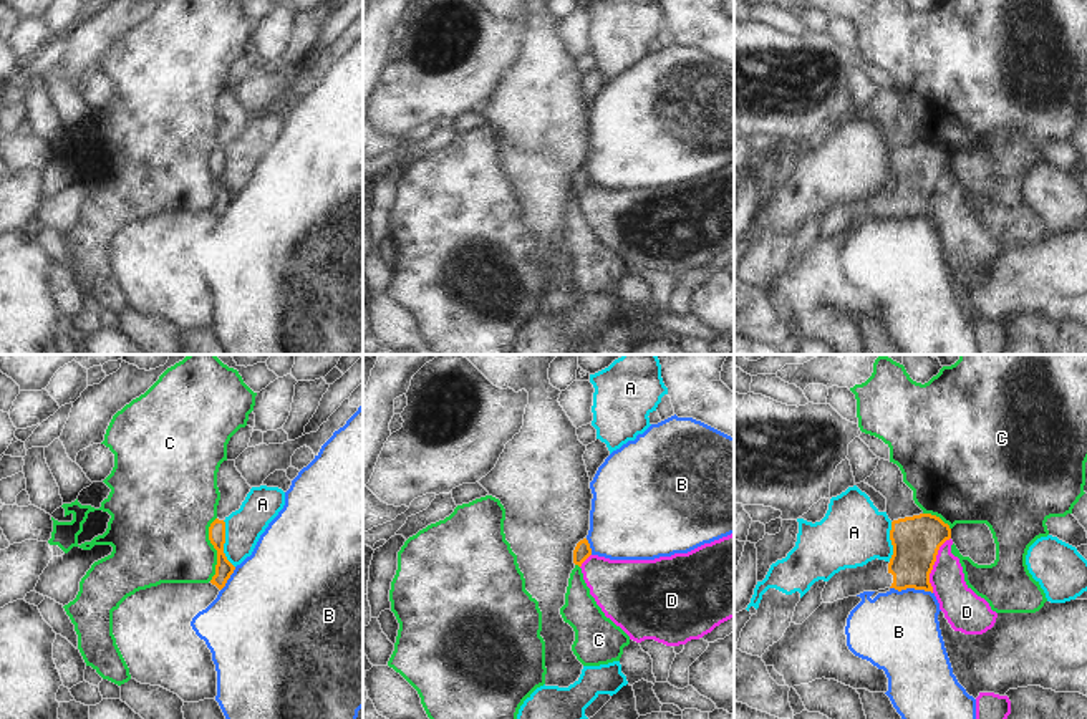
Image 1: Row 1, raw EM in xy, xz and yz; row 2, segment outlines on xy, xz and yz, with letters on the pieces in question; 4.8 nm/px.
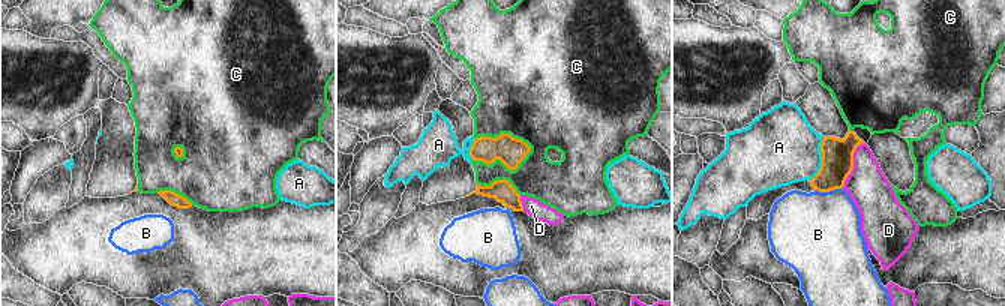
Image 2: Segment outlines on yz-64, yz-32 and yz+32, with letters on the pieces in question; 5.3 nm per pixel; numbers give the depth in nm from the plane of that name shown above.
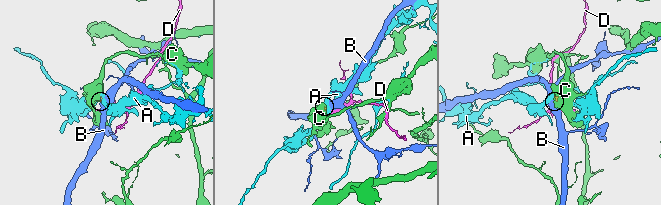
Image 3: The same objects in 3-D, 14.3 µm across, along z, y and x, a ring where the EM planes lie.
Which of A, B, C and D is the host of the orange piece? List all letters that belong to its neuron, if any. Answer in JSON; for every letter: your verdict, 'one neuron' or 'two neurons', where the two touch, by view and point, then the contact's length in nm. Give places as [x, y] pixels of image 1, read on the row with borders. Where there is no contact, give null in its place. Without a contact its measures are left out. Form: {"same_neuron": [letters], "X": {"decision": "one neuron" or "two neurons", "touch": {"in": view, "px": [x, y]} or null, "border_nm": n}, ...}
{"same_neuron": [], "A": {"decision": "two neurons", "touch": {"in": "xy", "px": [224, 542]}, "border_nm": 240}, "B": {"decision": "two neurons", "touch": {"in": "yz", "px": [912, 587]}, "border_nm": 220}, "C": {"decision": "two neurons", "touch": {"in": "xy", "px": [214, 547]}, "border_nm": 320}, "D": {"decision": "two neurons", "touch": {"in": "yz", "px": [933, 564]}, "border_nm": 280}}

